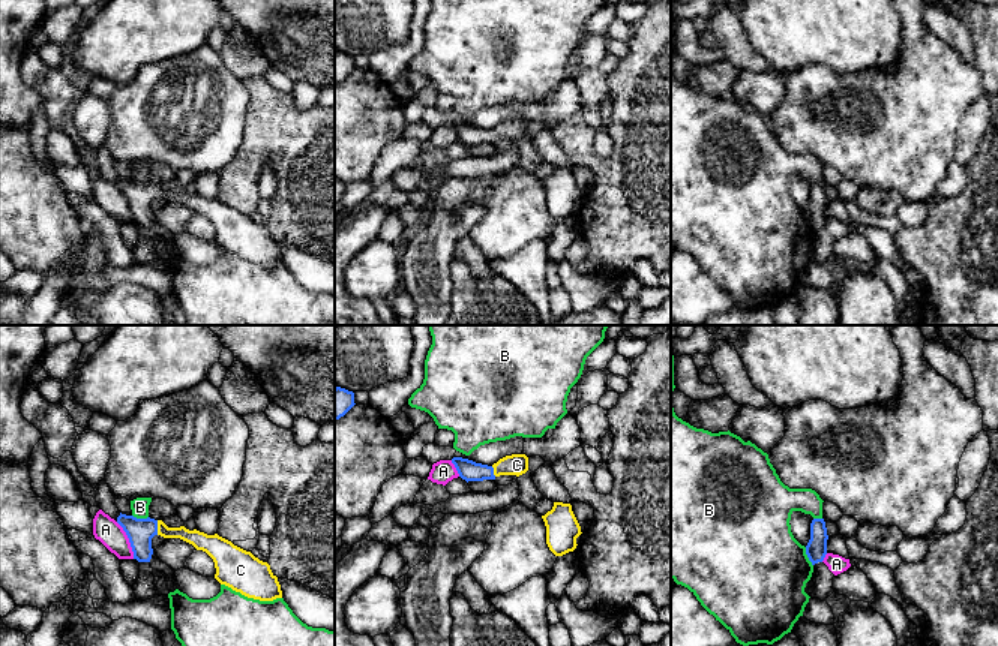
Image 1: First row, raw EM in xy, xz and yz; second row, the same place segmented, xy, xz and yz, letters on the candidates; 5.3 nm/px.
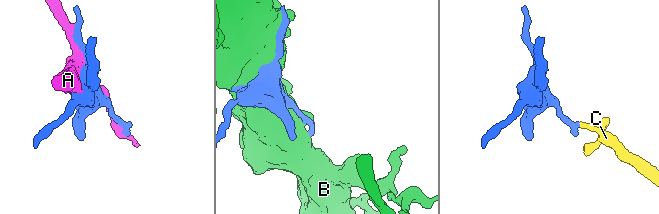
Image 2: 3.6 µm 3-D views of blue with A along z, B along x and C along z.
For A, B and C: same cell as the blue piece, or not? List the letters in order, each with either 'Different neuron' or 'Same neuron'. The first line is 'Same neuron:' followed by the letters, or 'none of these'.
Same neuron: C
A: Different neuron
B: Different neuron
C: Same neuron

